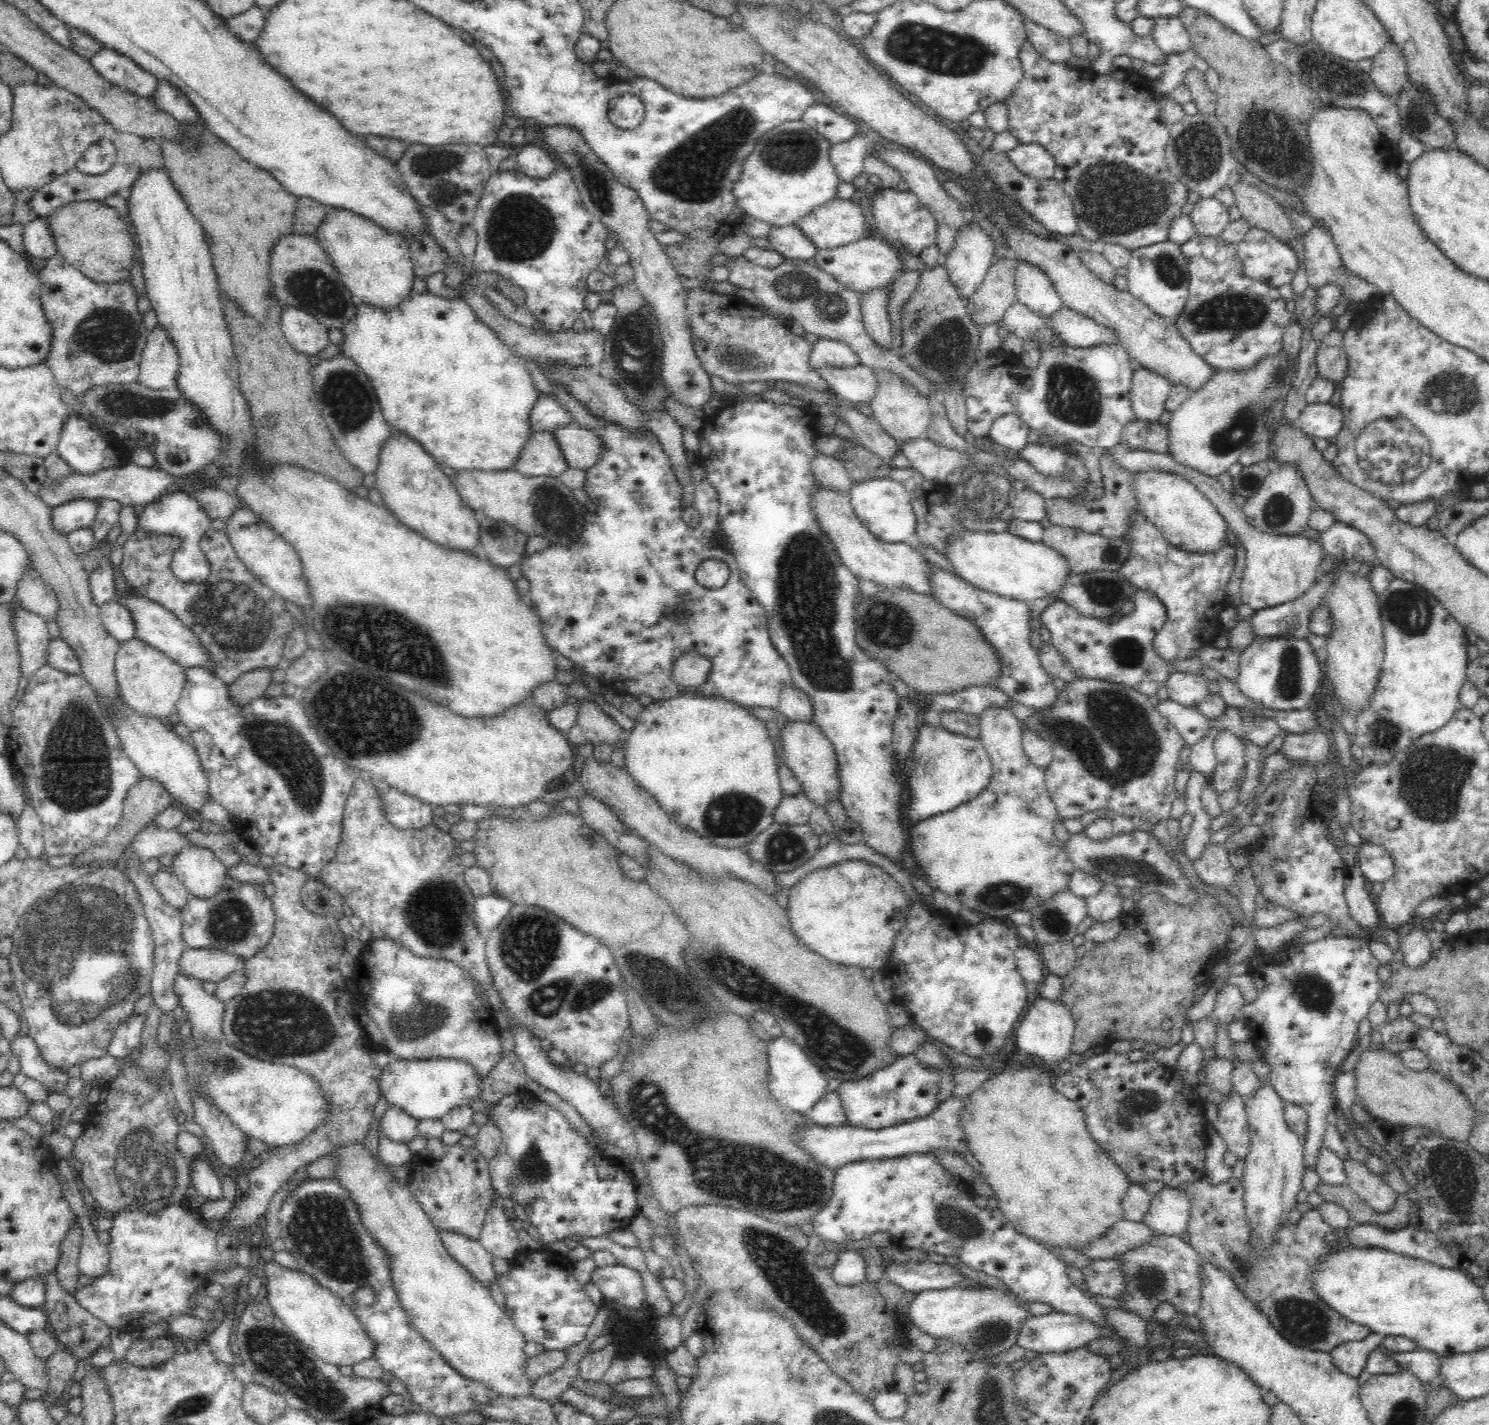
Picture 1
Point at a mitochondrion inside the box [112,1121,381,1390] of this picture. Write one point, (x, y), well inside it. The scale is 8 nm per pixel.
(321, 1227)

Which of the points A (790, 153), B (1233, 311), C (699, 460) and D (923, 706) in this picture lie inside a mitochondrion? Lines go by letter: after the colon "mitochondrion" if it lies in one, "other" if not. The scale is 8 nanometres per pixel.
A: mitochondrion
B: mitochondrion
C: other
D: other

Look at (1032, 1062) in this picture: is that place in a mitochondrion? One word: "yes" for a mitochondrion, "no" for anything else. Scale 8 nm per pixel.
no

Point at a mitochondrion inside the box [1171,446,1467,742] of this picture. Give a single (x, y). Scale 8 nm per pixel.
(1409, 609)

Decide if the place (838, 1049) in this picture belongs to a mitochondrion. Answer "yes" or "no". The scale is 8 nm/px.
yes

